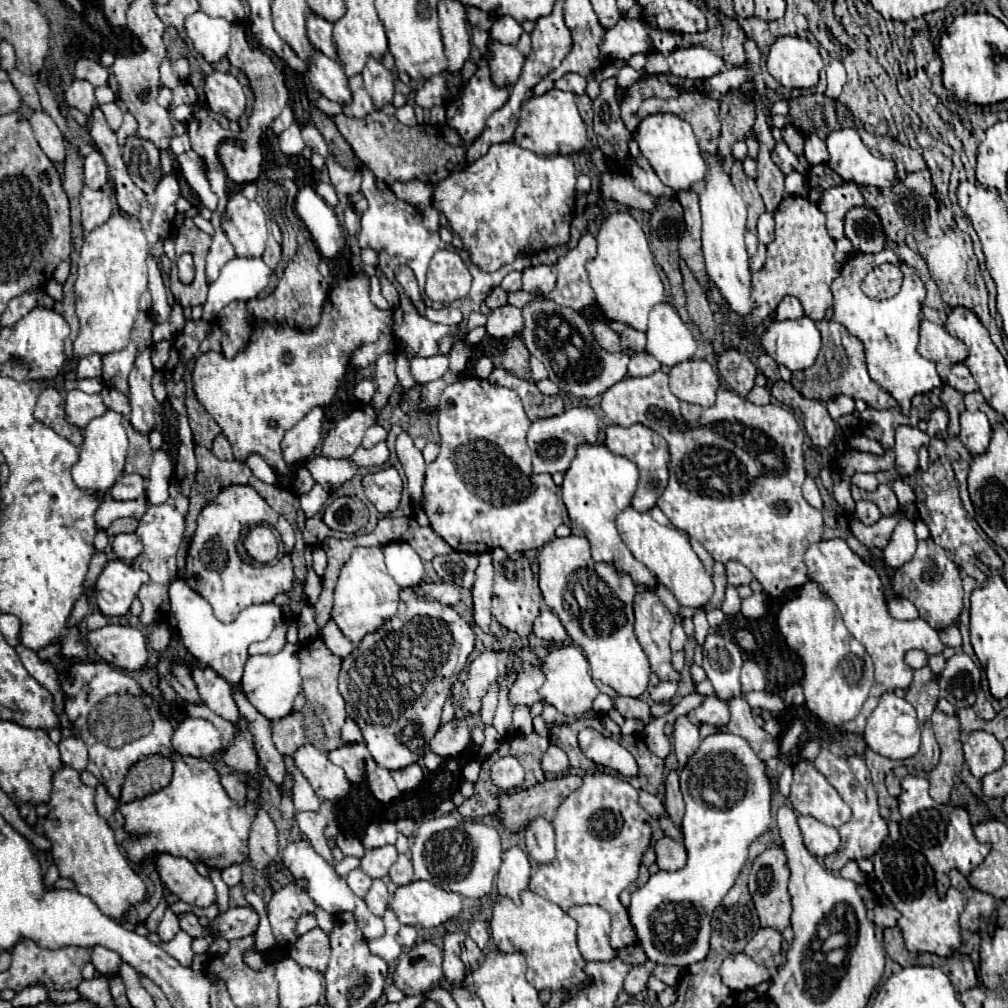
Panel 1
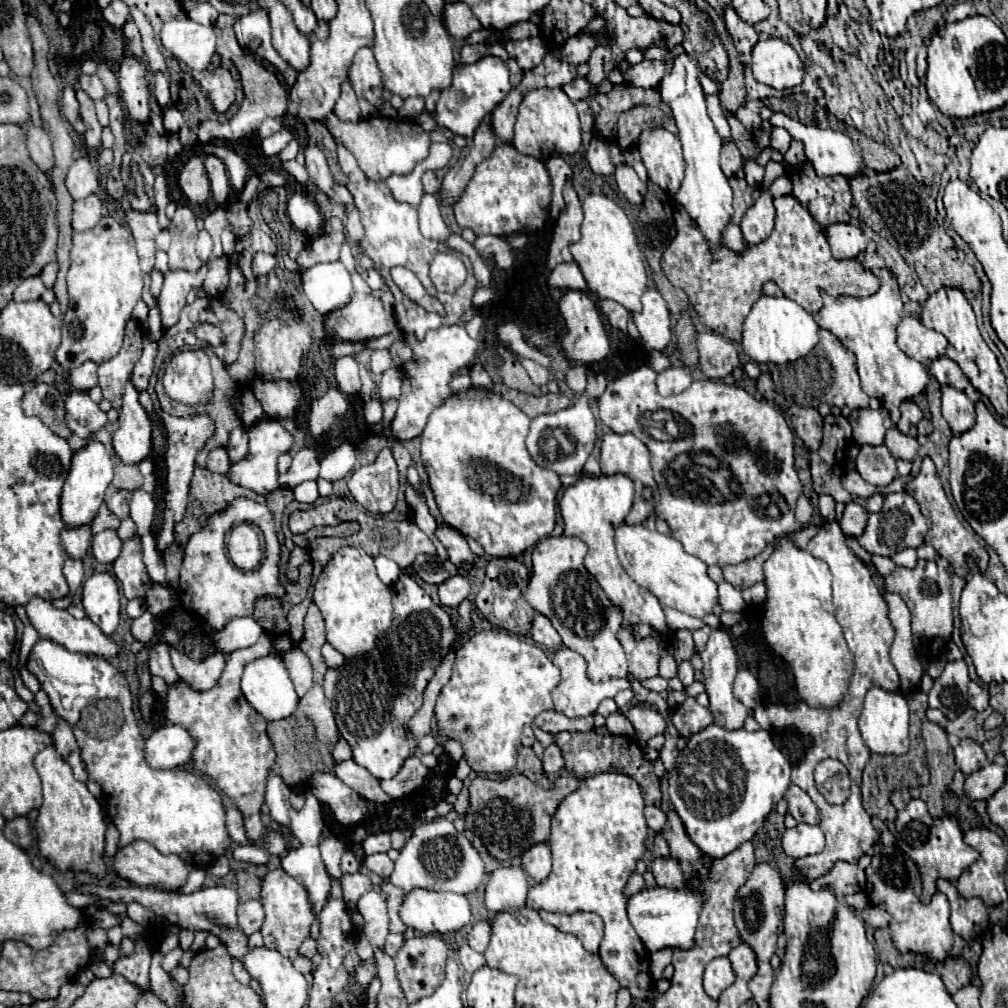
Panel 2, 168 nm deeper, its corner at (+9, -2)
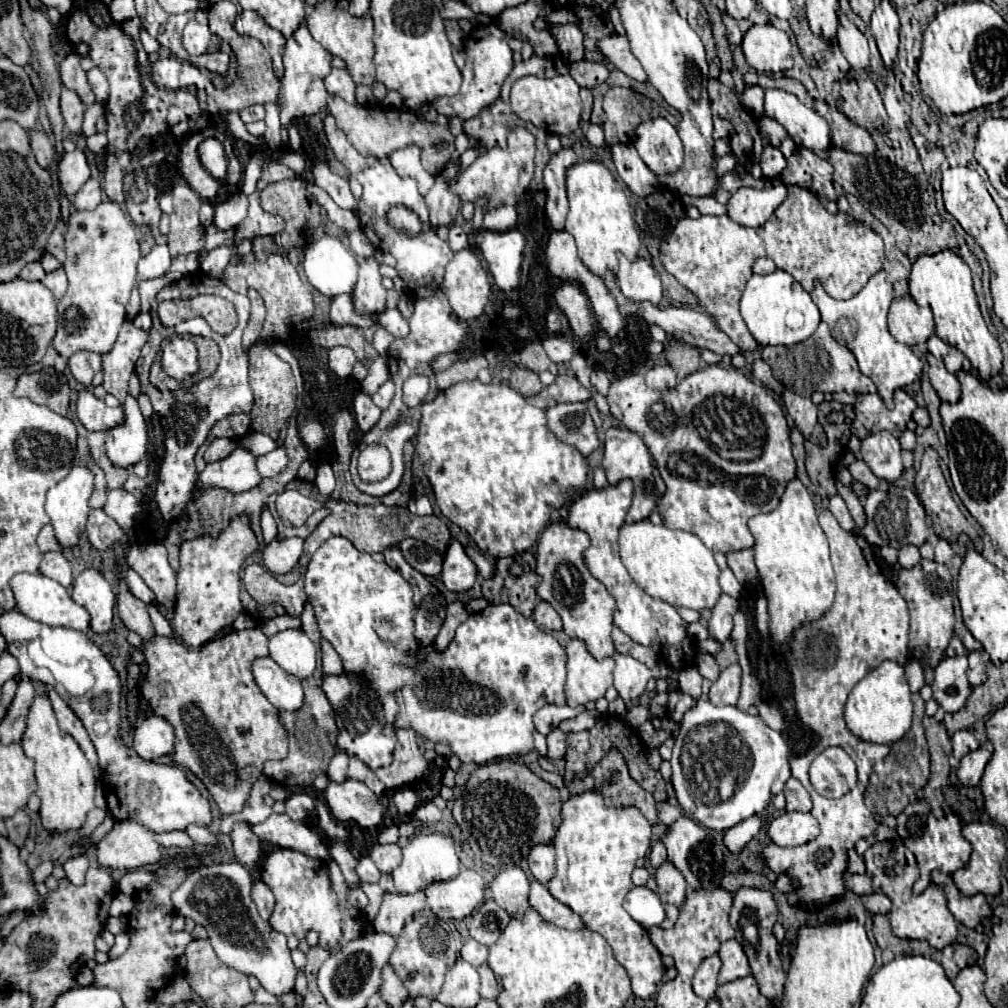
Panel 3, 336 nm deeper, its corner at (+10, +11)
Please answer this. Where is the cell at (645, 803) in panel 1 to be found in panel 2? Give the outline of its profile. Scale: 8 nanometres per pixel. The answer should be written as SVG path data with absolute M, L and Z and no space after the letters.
M646 806L646 808L644 808L644 816L646 816L648 826L650 826L654 832L660 832L660 830L664 828L664 824L666 824L666 814L664 814L660 808L656 808L656 806Z

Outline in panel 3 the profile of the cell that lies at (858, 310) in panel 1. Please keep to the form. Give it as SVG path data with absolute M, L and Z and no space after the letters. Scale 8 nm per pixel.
M879 271L869 279L869 283L851 299L837 301L825 293L825 289L815 283L815 289L811 291L811 299L815 299L815 305L821 311L821 319L829 325L831 335L837 341L845 341L845 345L853 351L859 369L863 375L867 375L875 385L885 401L885 405L893 407L893 391L899 387L905 387L921 377L923 363L921 359L911 351L911 347L899 343L893 339L893 335L887 329L887 313L893 301L893 285L887 281L887 273Z

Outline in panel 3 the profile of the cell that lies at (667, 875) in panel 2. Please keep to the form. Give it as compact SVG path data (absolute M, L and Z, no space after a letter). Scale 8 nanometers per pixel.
M665 861L657 869L655 879L657 879L659 893L661 893L661 897L667 903L673 903L673 905L681 905L683 903L685 893L687 893L687 881L683 879L681 871L671 861Z

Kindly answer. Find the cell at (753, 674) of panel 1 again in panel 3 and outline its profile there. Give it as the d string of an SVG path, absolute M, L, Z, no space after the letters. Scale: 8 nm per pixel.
M739 663L727 667L717 681L713 681L709 691L709 701L713 705L735 705L741 689L741 667Z

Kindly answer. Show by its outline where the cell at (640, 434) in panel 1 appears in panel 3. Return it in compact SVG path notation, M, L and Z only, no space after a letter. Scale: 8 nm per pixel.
M609 427L605 433L605 455L603 455L603 469L607 473L607 481L615 485L617 481L629 477L635 483L633 491L633 503L627 511L627 523L643 521L649 517L649 513L655 509L657 501L657 489L655 489L655 477L653 477L653 465L651 465L651 453L647 445L643 443L643 437L639 437L635 431L629 431L625 427Z

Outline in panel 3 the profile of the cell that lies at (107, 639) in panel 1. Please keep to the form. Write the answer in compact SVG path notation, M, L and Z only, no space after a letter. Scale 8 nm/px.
M19 573L11 579L11 589L15 593L19 611L27 615L29 619L35 619L45 625L61 625L67 629L91 633L91 615L77 605L65 587L61 587L57 581L45 577L45 575L31 575L31 573Z

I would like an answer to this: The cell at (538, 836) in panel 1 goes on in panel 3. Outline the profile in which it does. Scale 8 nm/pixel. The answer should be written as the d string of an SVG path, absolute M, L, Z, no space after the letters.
M551 843L535 845L527 855L527 863L529 863L529 869L531 869L533 877L539 883L547 885L547 881L555 873L555 849L553 849L553 845Z

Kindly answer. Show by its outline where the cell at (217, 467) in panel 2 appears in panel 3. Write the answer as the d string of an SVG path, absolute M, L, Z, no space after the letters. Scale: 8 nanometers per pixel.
M213 439L211 445L207 447L203 459L205 459L207 463L213 463L213 461L219 461L219 459L225 459L235 447L237 447L237 443L231 441L231 439Z

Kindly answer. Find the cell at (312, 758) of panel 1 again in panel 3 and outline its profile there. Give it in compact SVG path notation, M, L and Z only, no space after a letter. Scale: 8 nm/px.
M345 779L343 783L331 781L325 789L325 799L335 819L357 821L367 829L377 827L385 813L377 795L357 779Z

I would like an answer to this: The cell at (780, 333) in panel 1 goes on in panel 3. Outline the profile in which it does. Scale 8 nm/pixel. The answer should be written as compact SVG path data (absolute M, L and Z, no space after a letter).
M777 269L769 275L753 275L741 297L741 317L745 319L755 341L765 345L793 345L813 335L819 325L819 309L809 293L785 271Z

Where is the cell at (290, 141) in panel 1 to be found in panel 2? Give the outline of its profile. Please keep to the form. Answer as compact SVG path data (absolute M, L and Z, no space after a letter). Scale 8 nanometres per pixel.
M284 128L284 130L280 130L280 132L276 132L276 134L268 136L268 138L264 138L262 140L262 150L264 150L266 156L276 156L290 140L292 140L292 134Z

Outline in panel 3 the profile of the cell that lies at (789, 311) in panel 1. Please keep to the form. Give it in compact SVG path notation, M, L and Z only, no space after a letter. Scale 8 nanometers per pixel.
M757 259L755 261L755 265L753 265L753 273L757 273L757 275L767 275L767 273L771 273L771 271L775 271L777 267L775 267L775 263L771 261L771 259Z

